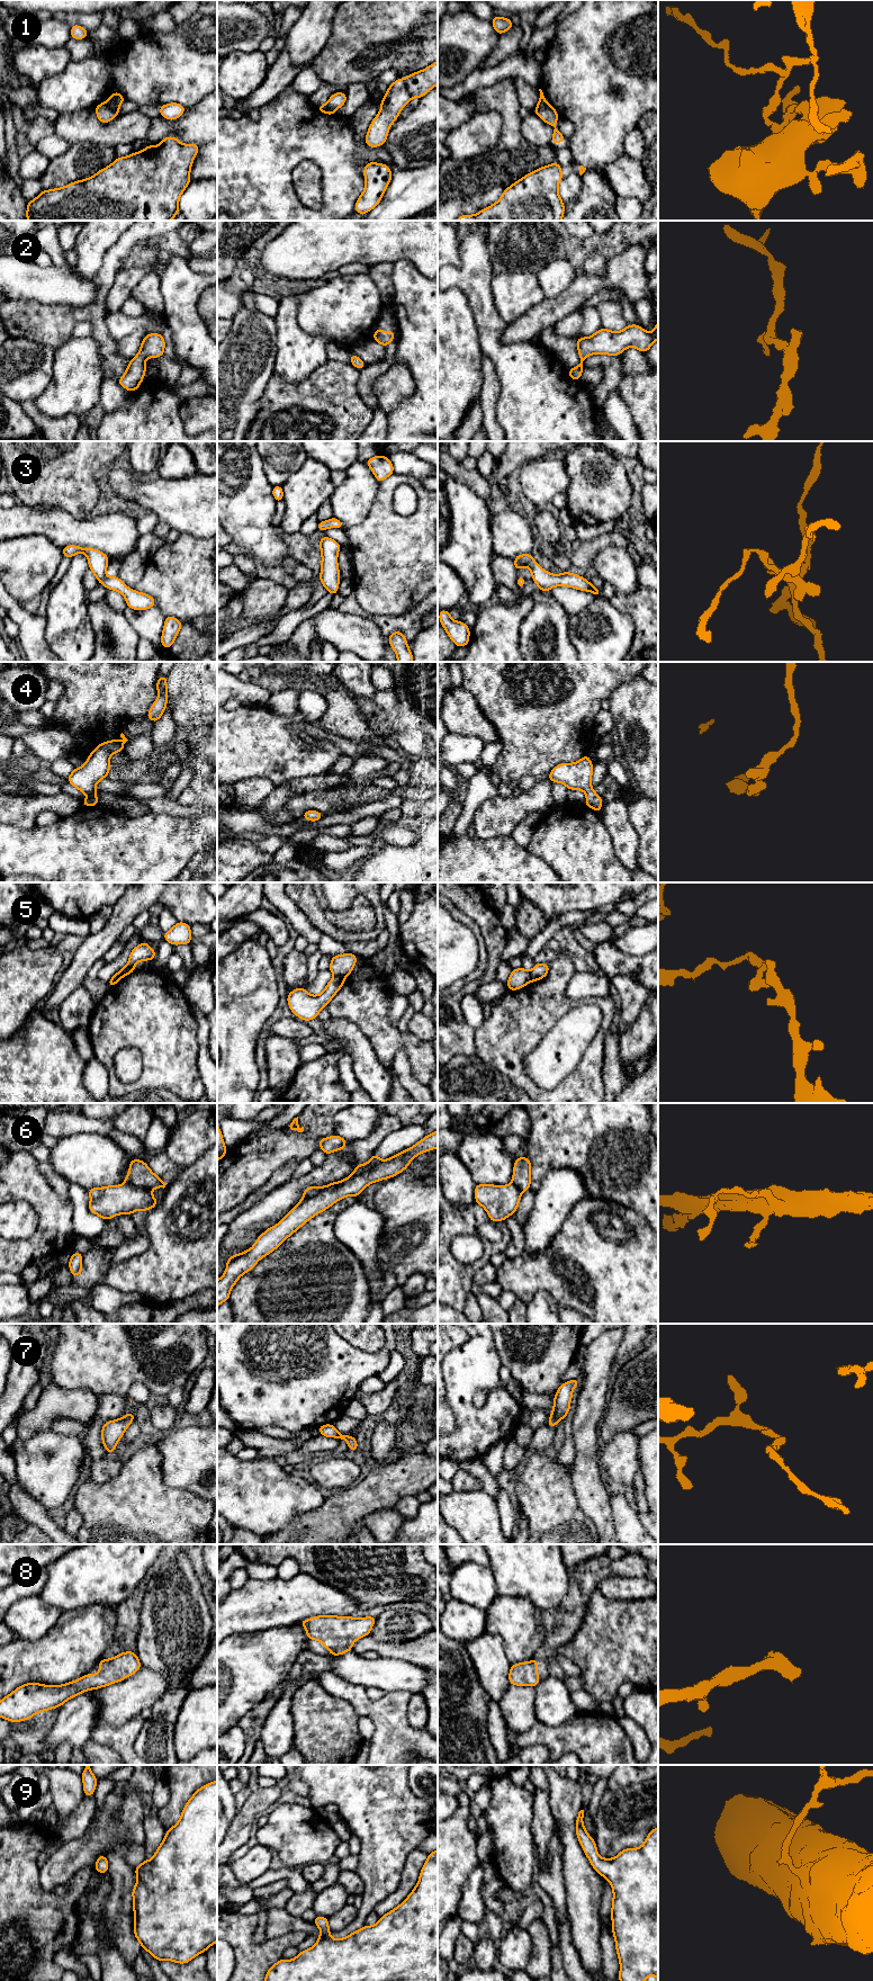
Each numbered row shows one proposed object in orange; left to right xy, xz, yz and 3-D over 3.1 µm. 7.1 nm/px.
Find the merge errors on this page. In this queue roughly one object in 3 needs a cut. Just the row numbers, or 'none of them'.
1, 5

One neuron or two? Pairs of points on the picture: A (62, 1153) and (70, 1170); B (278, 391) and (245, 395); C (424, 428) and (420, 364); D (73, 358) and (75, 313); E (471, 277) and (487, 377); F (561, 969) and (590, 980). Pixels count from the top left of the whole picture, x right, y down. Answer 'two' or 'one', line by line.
A: one
B: two
C: one
D: two
E: two
F: two

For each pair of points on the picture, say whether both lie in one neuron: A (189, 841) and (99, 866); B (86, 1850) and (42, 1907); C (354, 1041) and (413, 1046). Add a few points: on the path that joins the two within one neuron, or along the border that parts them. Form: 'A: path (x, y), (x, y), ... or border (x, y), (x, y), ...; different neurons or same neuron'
A: path (167, 843), (122, 864); same neuron
B: border (39, 1869), (39, 1884), (51, 1892); different neurons
C: border (352, 1022), (369, 1041), (383, 1065); different neurons

